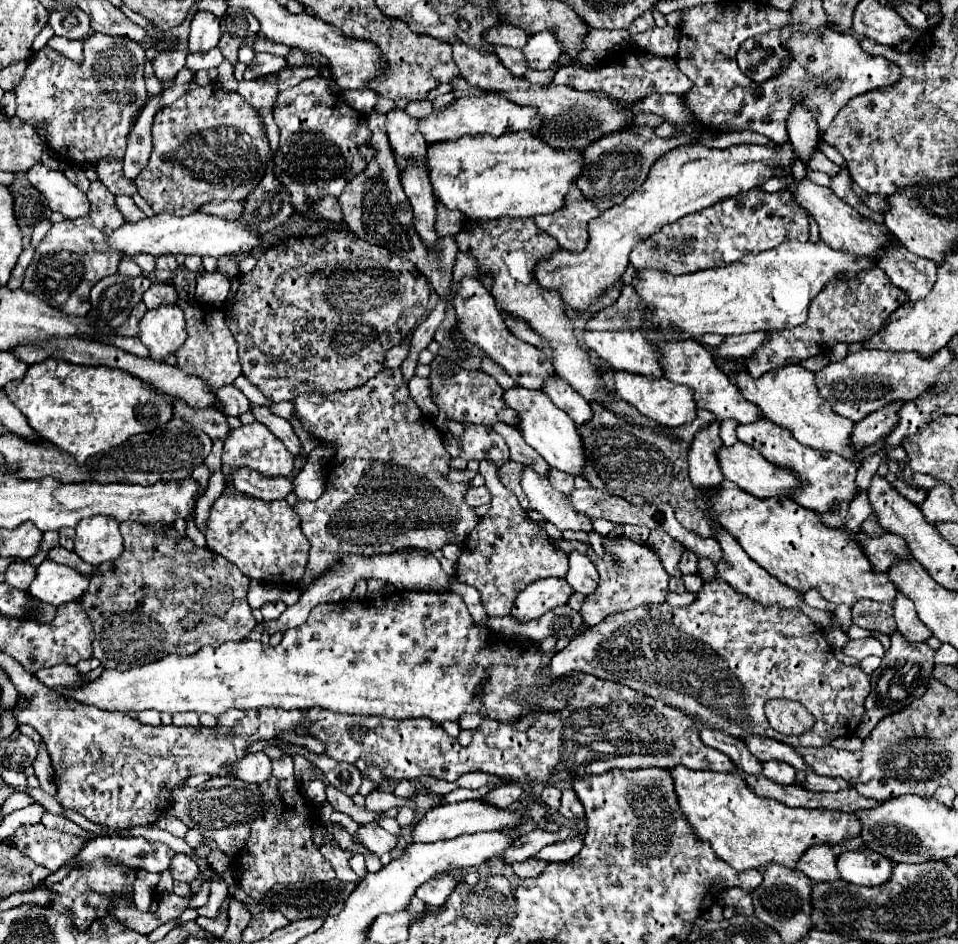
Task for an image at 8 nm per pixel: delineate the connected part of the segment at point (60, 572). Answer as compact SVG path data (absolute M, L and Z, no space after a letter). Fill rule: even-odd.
M45 559L37 567L37 575L29 587L29 593L43 603L59 607L63 603L81 599L87 587L89 587L89 577L77 573L77 569Z

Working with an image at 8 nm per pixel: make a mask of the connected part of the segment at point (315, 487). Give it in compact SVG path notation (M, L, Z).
M305 463L303 469L293 477L293 491L299 499L319 499L325 489L325 473L321 465Z

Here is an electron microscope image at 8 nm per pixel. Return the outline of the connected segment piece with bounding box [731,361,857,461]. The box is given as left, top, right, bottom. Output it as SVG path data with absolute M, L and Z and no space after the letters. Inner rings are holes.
M737 361L735 371L731 375L737 381L741 395L747 401L759 405L759 409L765 413L767 419L789 429L793 433L793 437L799 439L799 443L815 447L815 449L845 455L851 461L855 459L857 449L849 447L849 435L853 431L853 425L849 423L849 419L841 419L839 415L833 415L829 401L825 401L815 387L815 373L813 371L805 369L799 363L789 363L781 369L777 369L775 373L765 373L759 379L753 379L749 375L749 371L745 369L743 361Z

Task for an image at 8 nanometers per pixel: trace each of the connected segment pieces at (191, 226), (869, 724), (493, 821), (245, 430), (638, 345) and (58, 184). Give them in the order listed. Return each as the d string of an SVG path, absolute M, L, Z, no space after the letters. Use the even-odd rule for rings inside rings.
M191 213L187 217L175 217L175 215L153 215L137 223L123 223L119 229L115 229L109 237L109 247L121 251L127 259L135 259L141 253L149 253L153 257L161 255L239 255L239 253L251 253L259 247L259 235L253 235L251 231L245 231L241 223L237 221L225 221L211 215Z
M899 631L891 635L891 647L885 651L881 659L881 667L871 673L871 693L865 699L865 715L857 729L859 739L867 739L871 729L883 717L891 715L893 711L901 711L901 707L907 707L913 699L917 699L917 695L923 695L927 681L931 679L933 665L935 665L933 653L935 651L925 643L913 643L913 641L903 639Z
M461 801L461 803L449 803L433 807L425 813L425 817L413 825L413 843L433 843L443 839L455 839L459 835L477 833L477 831L503 831L505 827L517 827L521 813L511 813L503 809L495 809L483 801Z
M255 421L251 425L233 429L229 443L223 447L223 467L249 467L265 477L285 477L293 471L293 455L289 455L287 447L263 423Z
M587 331L587 347L613 369L661 377L655 347L641 331Z
M37 163L27 171L27 179L47 197L49 207L53 211L59 211L67 219L89 215L91 205L87 195L79 191L61 171L53 171Z

